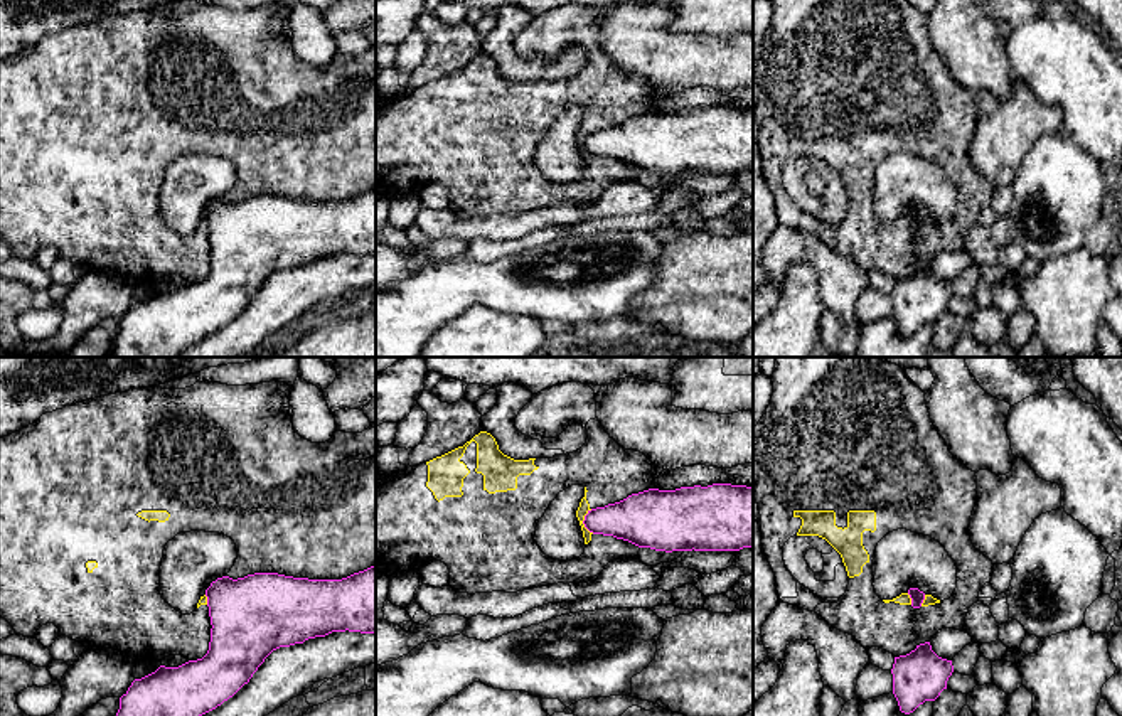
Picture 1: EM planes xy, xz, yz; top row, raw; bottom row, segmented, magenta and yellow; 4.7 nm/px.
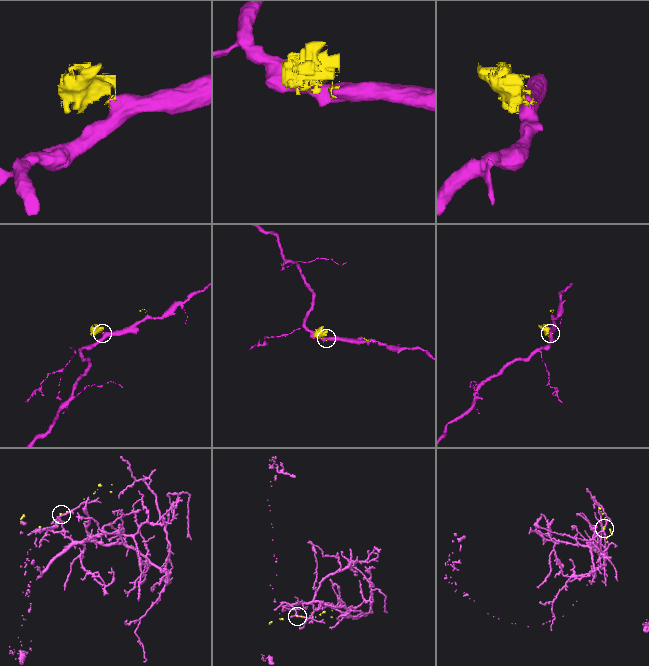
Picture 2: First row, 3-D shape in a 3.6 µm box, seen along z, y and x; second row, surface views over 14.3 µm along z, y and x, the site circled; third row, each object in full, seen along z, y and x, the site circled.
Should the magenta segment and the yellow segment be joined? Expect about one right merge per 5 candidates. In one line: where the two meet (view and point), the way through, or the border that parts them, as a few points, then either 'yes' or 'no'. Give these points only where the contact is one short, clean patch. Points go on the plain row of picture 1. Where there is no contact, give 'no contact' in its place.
meets magenta in xz at (583, 145); border along xz (588, 132), (583, 147), (593, 155); no

